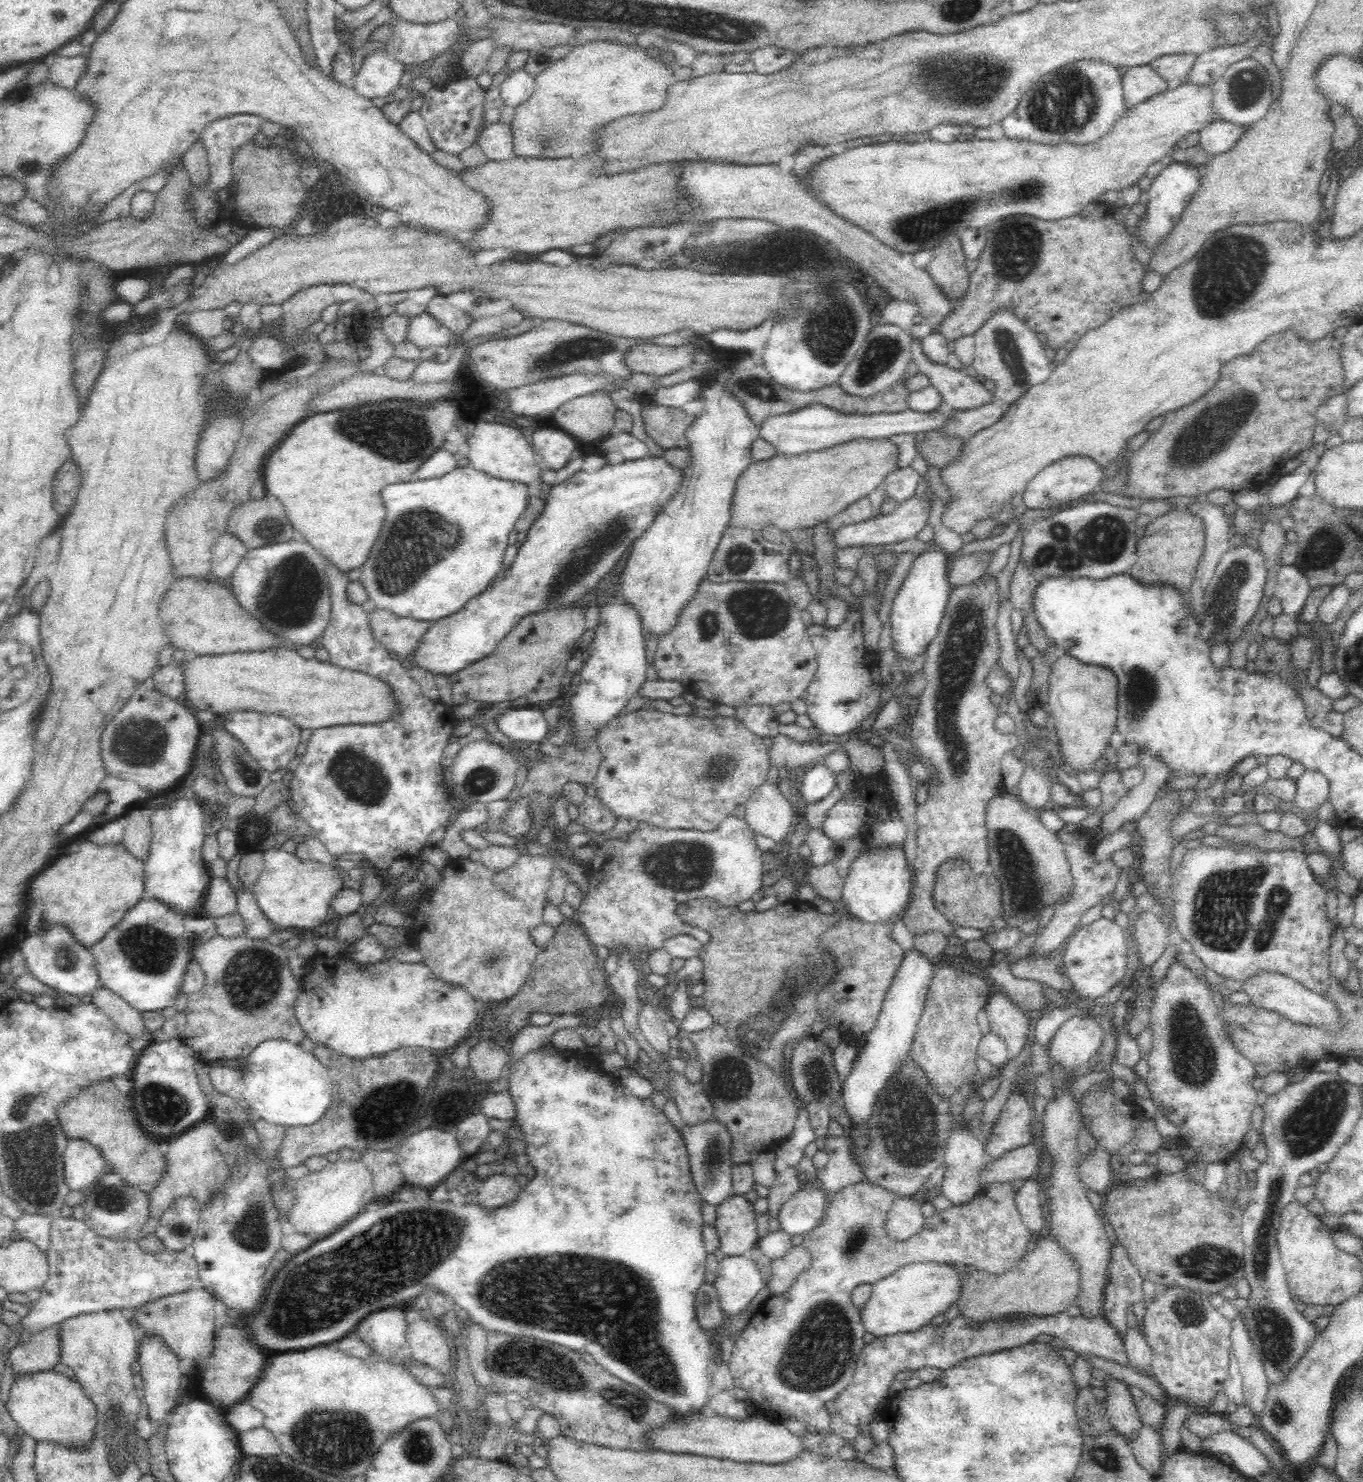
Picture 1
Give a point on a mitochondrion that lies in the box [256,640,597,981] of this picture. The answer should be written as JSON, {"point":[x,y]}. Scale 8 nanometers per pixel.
{"point":[361,781]}

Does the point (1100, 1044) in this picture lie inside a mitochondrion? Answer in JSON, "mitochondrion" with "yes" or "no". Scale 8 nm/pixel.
{"mitochondrion":"no"}

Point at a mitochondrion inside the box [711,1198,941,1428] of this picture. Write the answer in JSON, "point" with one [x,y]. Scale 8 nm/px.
{"point":[819,1351]}

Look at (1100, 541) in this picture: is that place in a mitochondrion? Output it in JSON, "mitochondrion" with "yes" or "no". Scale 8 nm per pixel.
{"mitochondrion":"yes"}

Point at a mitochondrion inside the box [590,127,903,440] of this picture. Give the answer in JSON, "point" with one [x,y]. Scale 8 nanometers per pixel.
{"point":[831,326]}

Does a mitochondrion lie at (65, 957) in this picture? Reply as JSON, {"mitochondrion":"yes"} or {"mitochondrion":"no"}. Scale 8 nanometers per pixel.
{"mitochondrion":"yes"}

